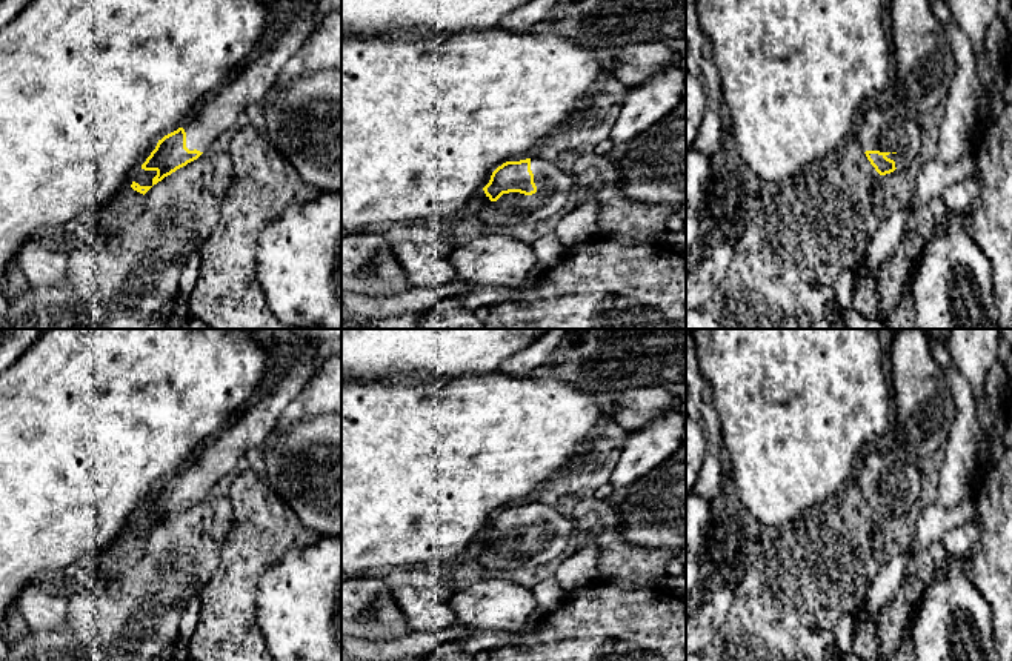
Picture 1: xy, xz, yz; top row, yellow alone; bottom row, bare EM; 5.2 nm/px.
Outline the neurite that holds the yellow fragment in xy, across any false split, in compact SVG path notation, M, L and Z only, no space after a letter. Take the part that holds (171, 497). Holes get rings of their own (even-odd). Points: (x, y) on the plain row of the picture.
M303 337L294 349L292 367L254 404L248 404L212 441L206 443L183 472L158 484L141 509L155 515L152 530L197 504L226 473L235 470L251 449L260 449L280 415L314 374L320 340Z

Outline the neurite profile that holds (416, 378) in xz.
M412 372L412 374L400 374L400 375L388 375L380 380L368 380L365 383L395 383L406 386L432 386L449 381L448 378L438 378L431 372Z

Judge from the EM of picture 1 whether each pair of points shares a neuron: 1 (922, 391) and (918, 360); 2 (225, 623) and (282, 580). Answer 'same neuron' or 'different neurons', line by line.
1: same neuron
2: different neurons

